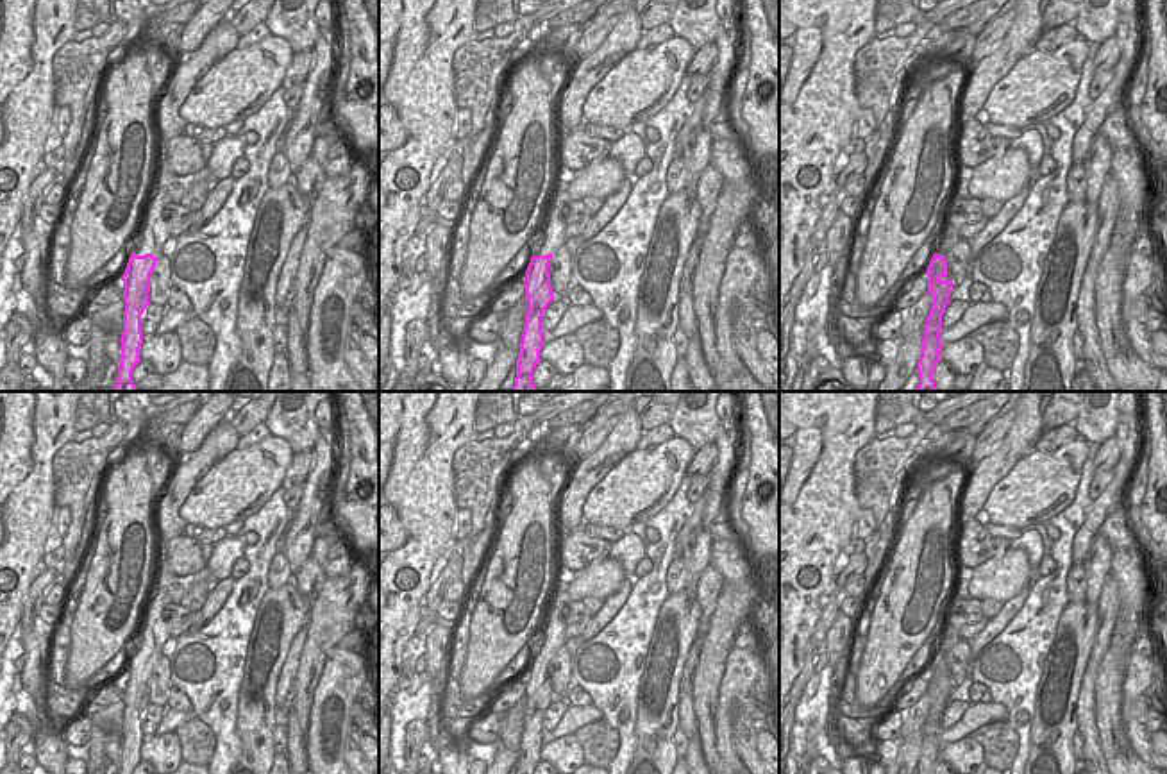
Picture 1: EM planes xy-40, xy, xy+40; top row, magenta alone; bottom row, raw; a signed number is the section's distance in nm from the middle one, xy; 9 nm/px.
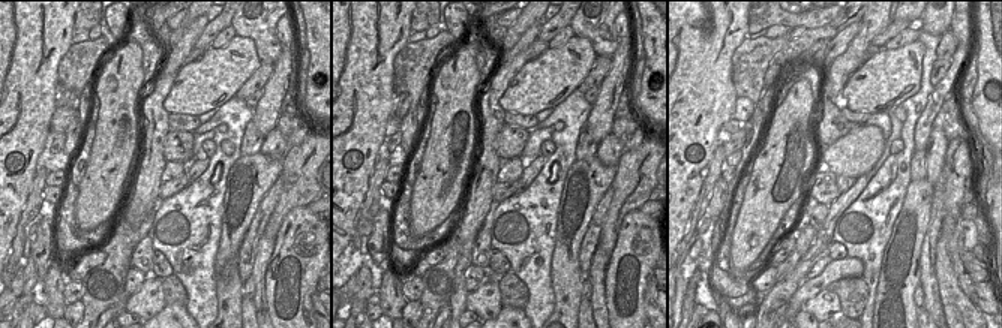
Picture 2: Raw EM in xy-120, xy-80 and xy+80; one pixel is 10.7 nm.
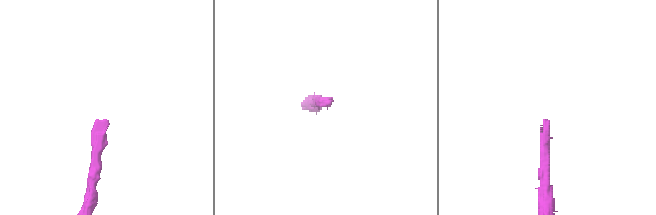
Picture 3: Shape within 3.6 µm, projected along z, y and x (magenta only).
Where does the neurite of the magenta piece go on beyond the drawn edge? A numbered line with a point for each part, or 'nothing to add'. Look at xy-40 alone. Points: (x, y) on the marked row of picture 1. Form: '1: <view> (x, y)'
1: xy-40 (158, 201)

